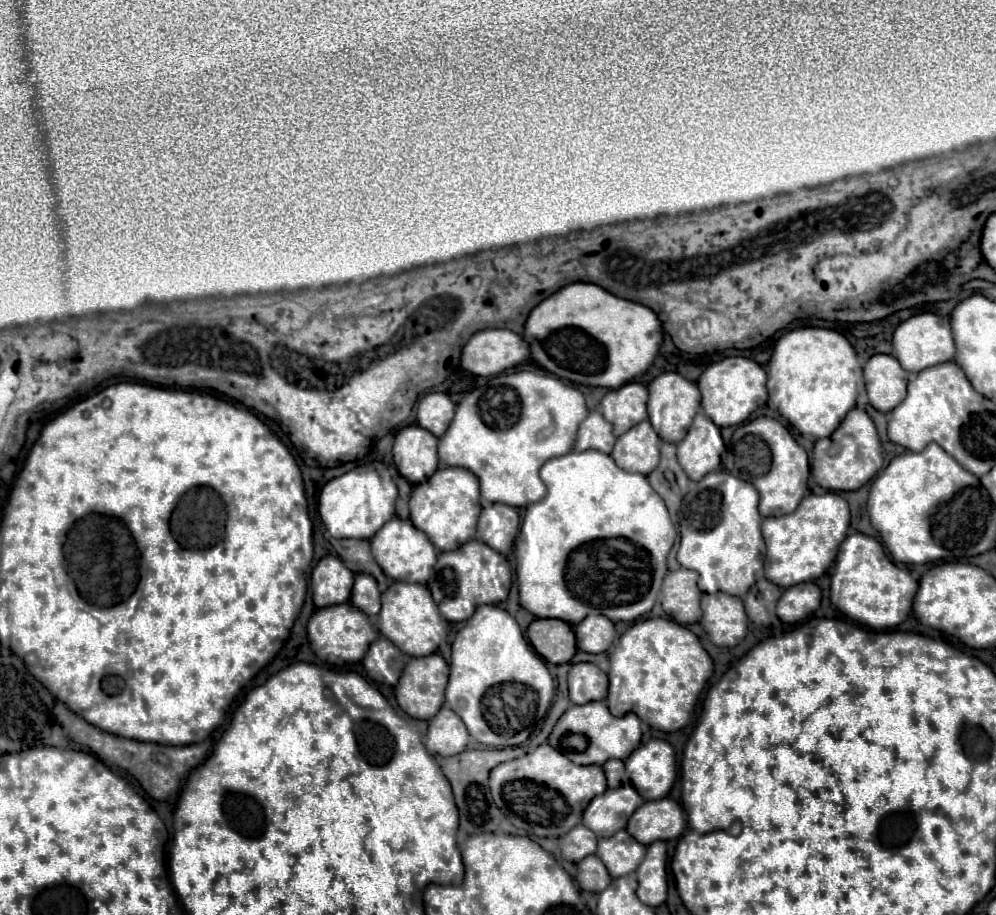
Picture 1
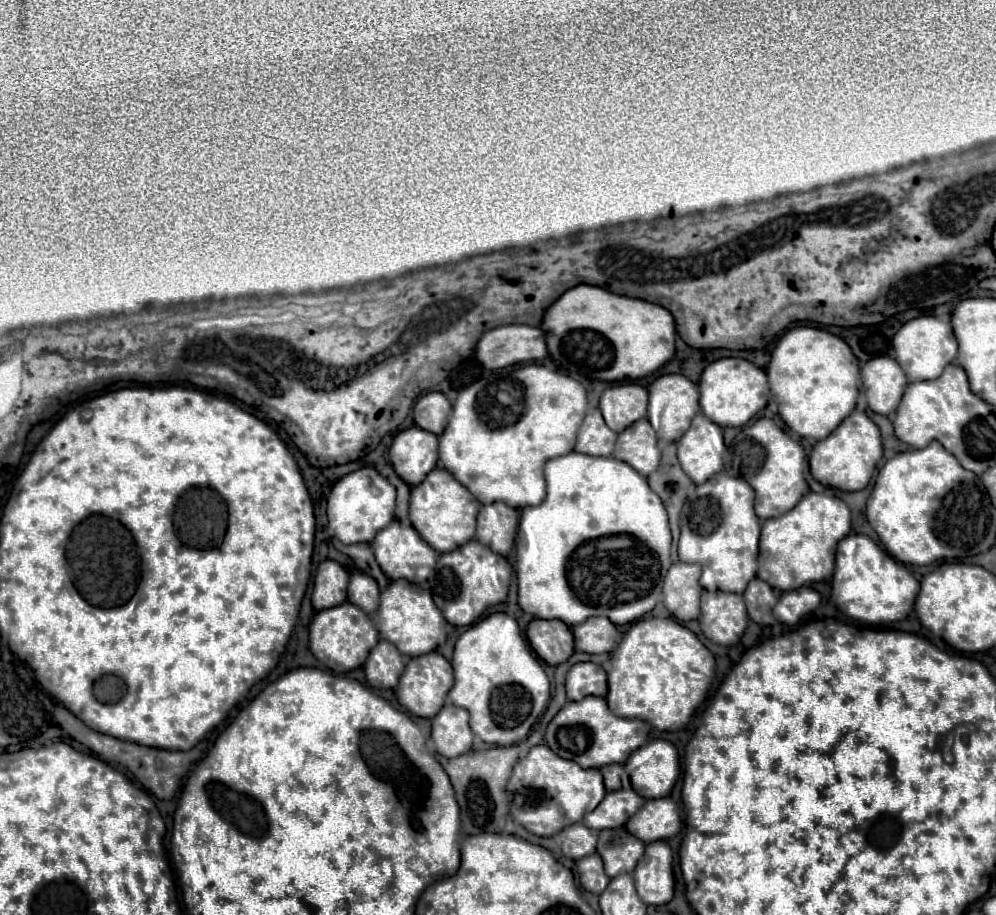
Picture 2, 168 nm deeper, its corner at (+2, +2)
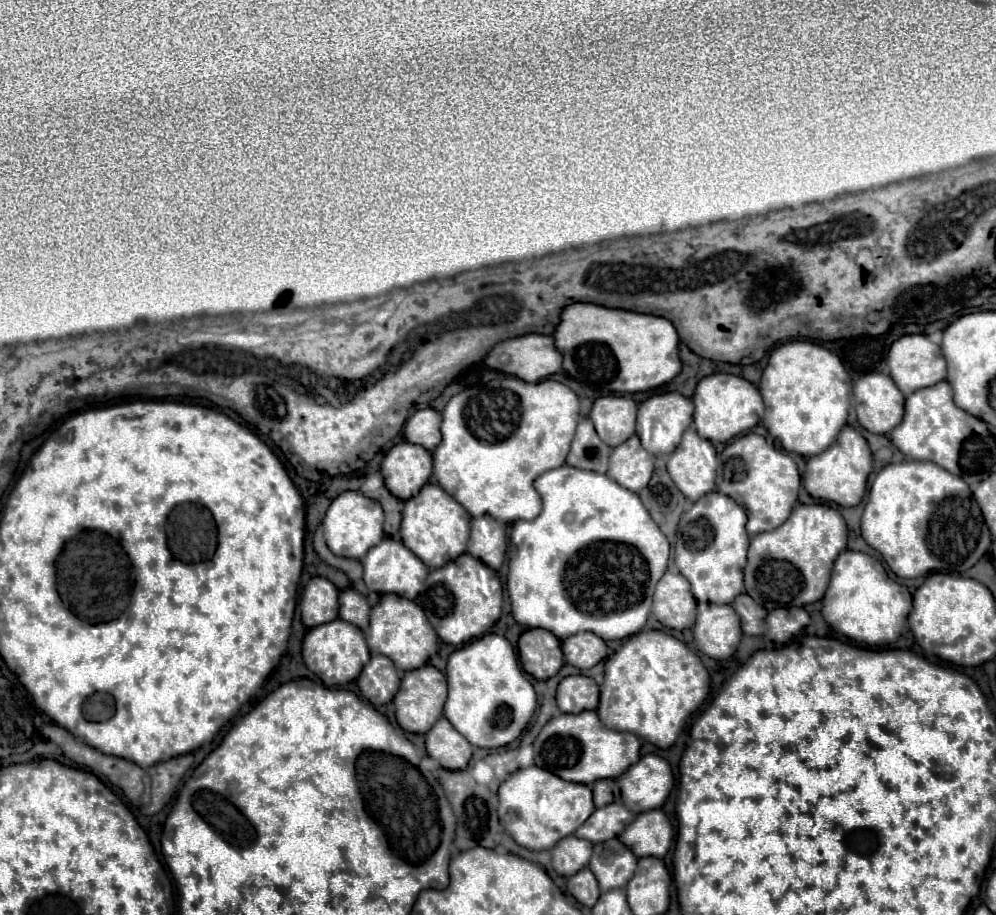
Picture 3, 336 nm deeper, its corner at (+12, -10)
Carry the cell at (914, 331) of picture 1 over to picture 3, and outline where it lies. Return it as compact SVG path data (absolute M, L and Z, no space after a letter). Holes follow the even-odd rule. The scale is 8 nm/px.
M904 334L904 336L900 336L888 350L888 368L890 368L892 380L896 382L896 386L900 388L900 392L904 396L912 394L920 388L934 386L936 382L946 378L946 362L944 362L942 350L926 334Z

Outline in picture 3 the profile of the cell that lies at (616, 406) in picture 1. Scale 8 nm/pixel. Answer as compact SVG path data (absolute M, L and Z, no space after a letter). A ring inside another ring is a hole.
M602 396L594 402L590 410L590 420L602 442L608 446L618 446L634 434L638 404L624 396Z

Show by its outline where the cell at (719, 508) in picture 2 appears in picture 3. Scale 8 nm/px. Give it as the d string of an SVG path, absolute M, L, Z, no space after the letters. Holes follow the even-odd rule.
M708 492L680 518L674 564L690 582L692 594L698 602L730 604L738 594L745 592L744 566L747 564L749 544L744 508L732 502L726 494Z

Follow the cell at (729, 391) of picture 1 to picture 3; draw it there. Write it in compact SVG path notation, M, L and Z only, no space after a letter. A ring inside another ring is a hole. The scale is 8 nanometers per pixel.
M712 374L702 378L694 390L692 402L696 432L710 442L728 442L730 438L754 428L764 414L764 404L758 388L734 374Z

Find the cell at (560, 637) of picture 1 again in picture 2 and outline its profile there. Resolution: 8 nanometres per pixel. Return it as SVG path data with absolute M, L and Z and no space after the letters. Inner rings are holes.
M534 618L528 624L526 638L532 650L550 666L558 666L566 662L574 652L572 630L560 620Z

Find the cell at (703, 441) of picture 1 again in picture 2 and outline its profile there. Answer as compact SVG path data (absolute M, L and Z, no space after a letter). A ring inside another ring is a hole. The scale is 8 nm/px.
M704 414L694 416L692 426L676 442L676 446L680 466L692 478L694 484L706 482L706 478L718 474L723 468L727 447L722 428L710 422Z

